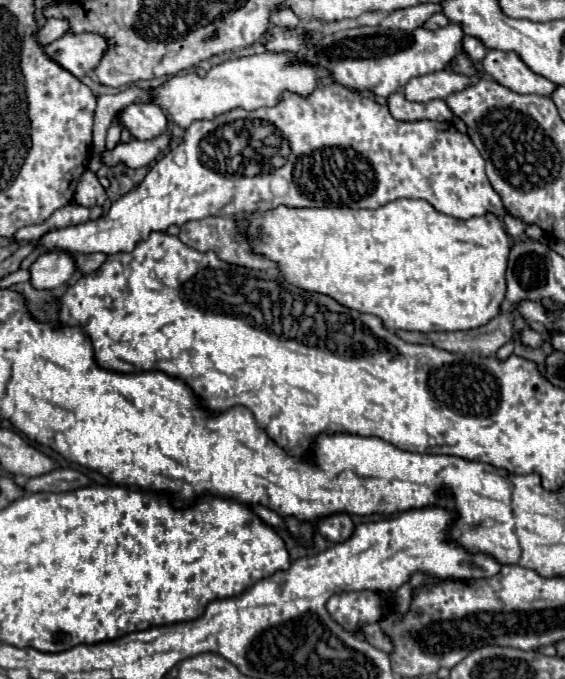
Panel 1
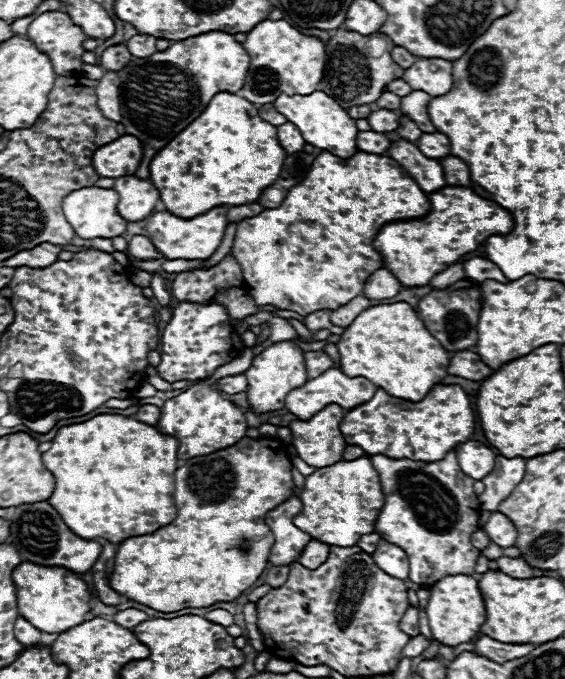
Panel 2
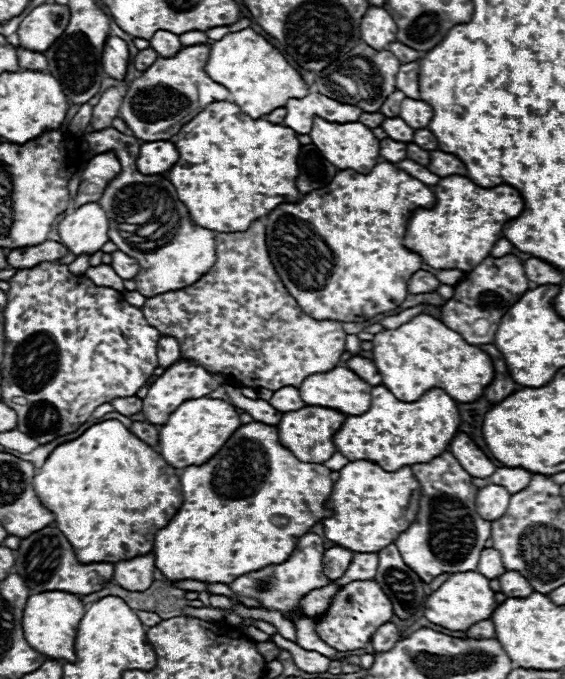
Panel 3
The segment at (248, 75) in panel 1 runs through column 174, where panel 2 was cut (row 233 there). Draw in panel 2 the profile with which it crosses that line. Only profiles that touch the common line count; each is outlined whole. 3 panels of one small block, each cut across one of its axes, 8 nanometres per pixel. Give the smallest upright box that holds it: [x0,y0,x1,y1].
[62,186,128,240]

